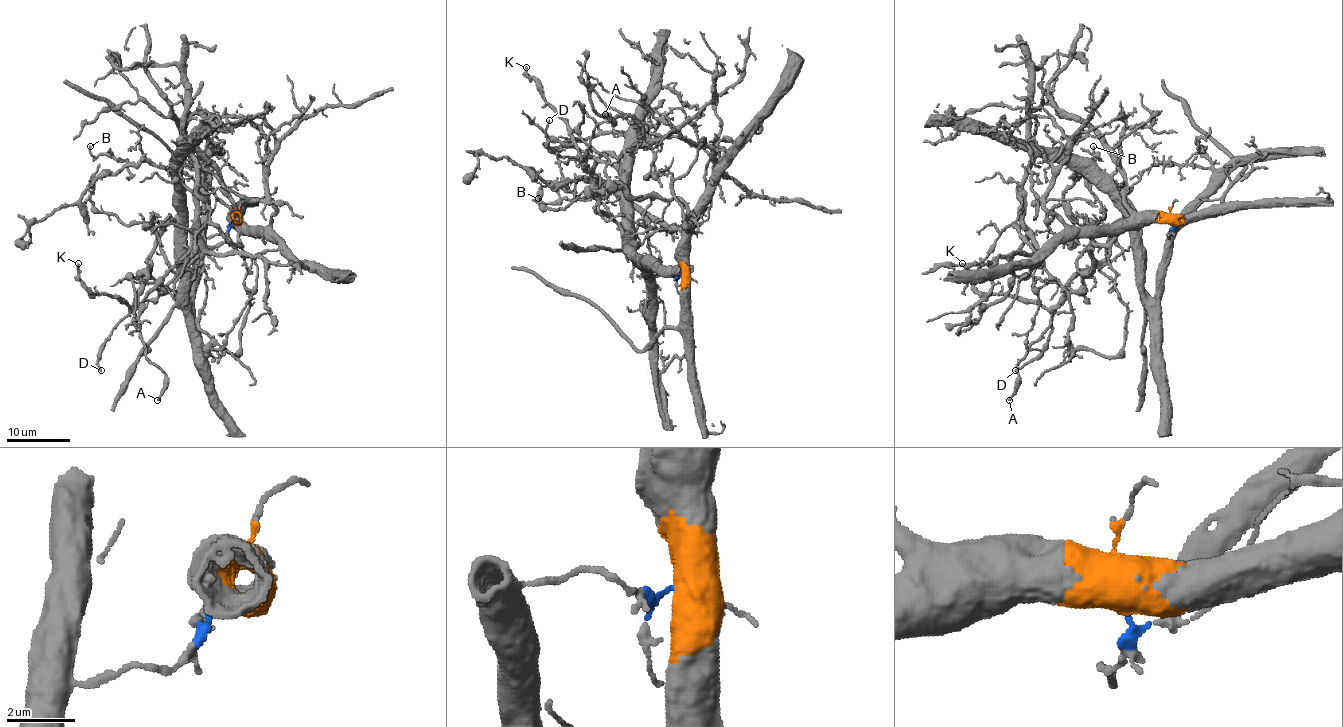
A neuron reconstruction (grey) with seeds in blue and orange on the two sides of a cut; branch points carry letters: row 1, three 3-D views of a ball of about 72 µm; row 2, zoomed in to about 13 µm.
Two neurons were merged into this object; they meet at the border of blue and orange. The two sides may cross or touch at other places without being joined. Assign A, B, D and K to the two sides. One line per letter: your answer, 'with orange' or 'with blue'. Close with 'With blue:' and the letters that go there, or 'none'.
A: with blue
B: with blue
D: with blue
K: with blue
With blue: A, B, D, K

